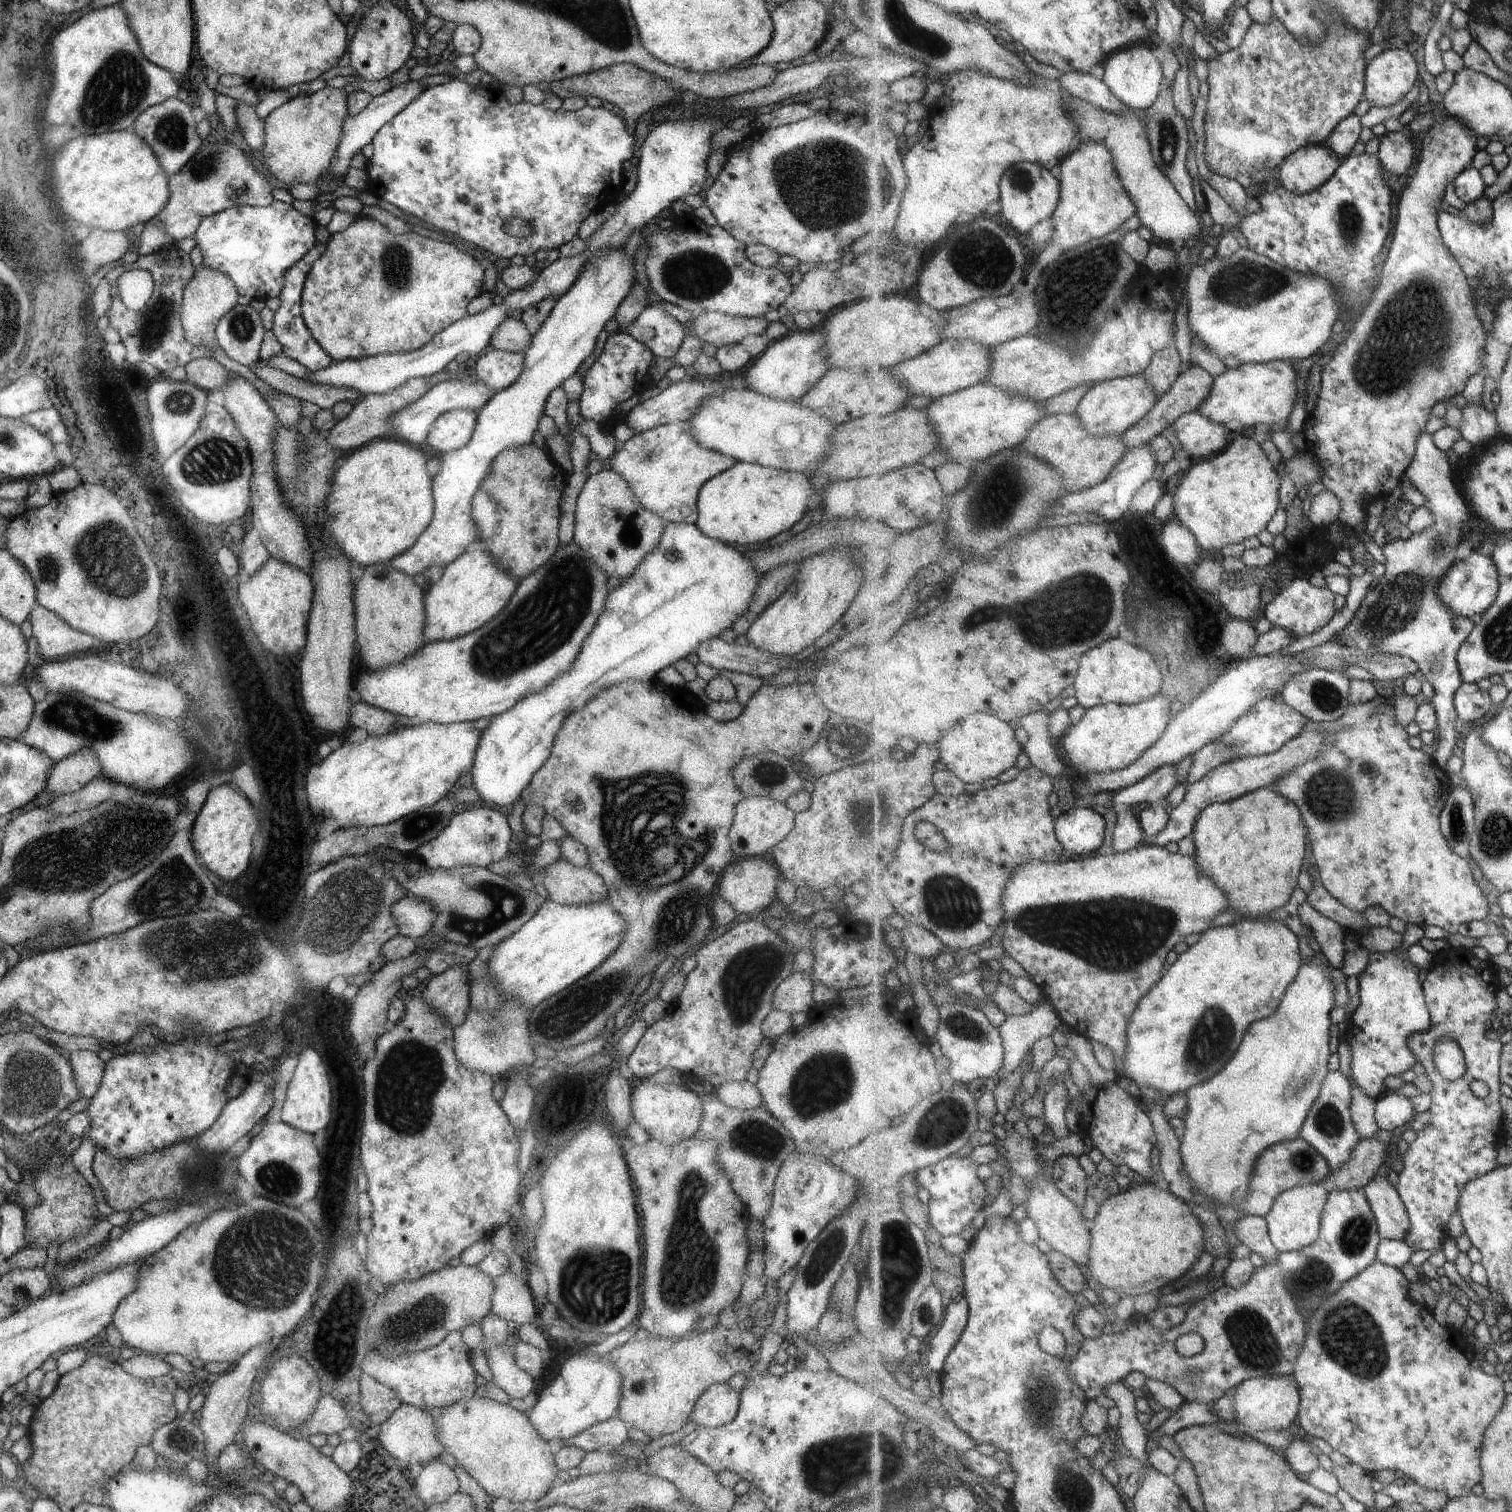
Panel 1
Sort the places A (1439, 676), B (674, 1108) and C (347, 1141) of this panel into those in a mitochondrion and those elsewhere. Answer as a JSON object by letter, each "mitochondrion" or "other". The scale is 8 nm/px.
{"A":"other","B":"other","C":"other"}

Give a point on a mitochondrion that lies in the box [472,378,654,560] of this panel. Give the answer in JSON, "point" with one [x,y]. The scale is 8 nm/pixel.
{"point":[630,532]}

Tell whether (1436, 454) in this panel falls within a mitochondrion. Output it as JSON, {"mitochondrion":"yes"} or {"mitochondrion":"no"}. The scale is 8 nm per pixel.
{"mitochondrion":"no"}

